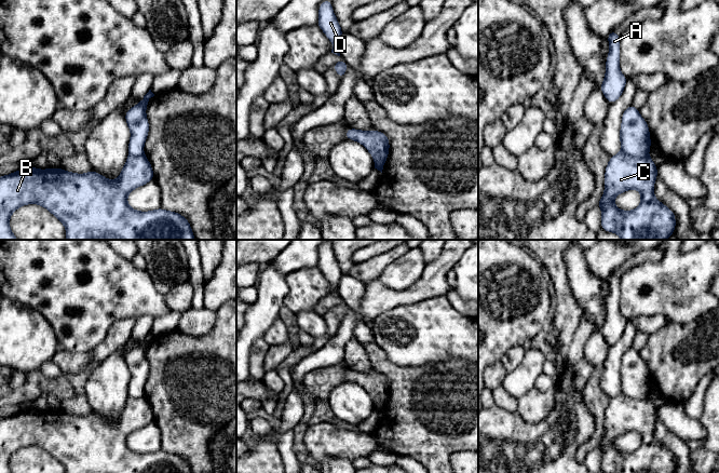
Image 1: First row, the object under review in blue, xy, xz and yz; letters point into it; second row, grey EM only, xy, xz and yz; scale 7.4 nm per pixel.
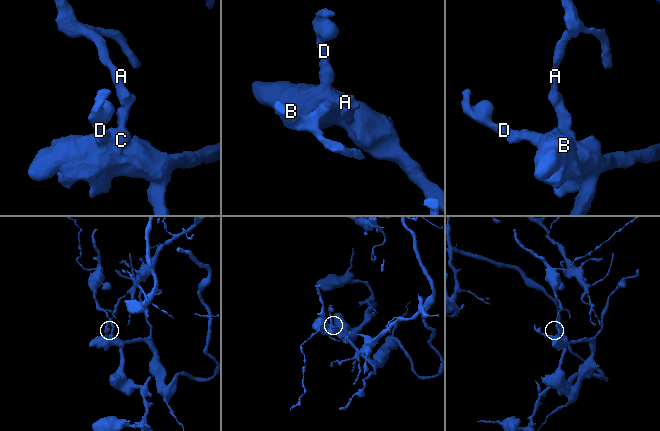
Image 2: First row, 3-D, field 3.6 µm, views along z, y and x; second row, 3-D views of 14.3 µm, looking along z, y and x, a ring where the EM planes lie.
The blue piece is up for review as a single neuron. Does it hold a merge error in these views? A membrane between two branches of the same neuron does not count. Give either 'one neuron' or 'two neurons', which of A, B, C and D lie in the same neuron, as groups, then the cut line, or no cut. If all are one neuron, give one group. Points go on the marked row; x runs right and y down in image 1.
two neurons | A / B C D | yz (622, 150), (633, 156), (647, 156)

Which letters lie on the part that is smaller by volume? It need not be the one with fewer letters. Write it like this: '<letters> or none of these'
A

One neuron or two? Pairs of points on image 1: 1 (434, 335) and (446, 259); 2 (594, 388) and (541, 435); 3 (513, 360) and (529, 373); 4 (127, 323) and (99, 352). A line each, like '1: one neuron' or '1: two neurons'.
1: two neurons
2: two neurons
3: two neurons
4: one neuron

